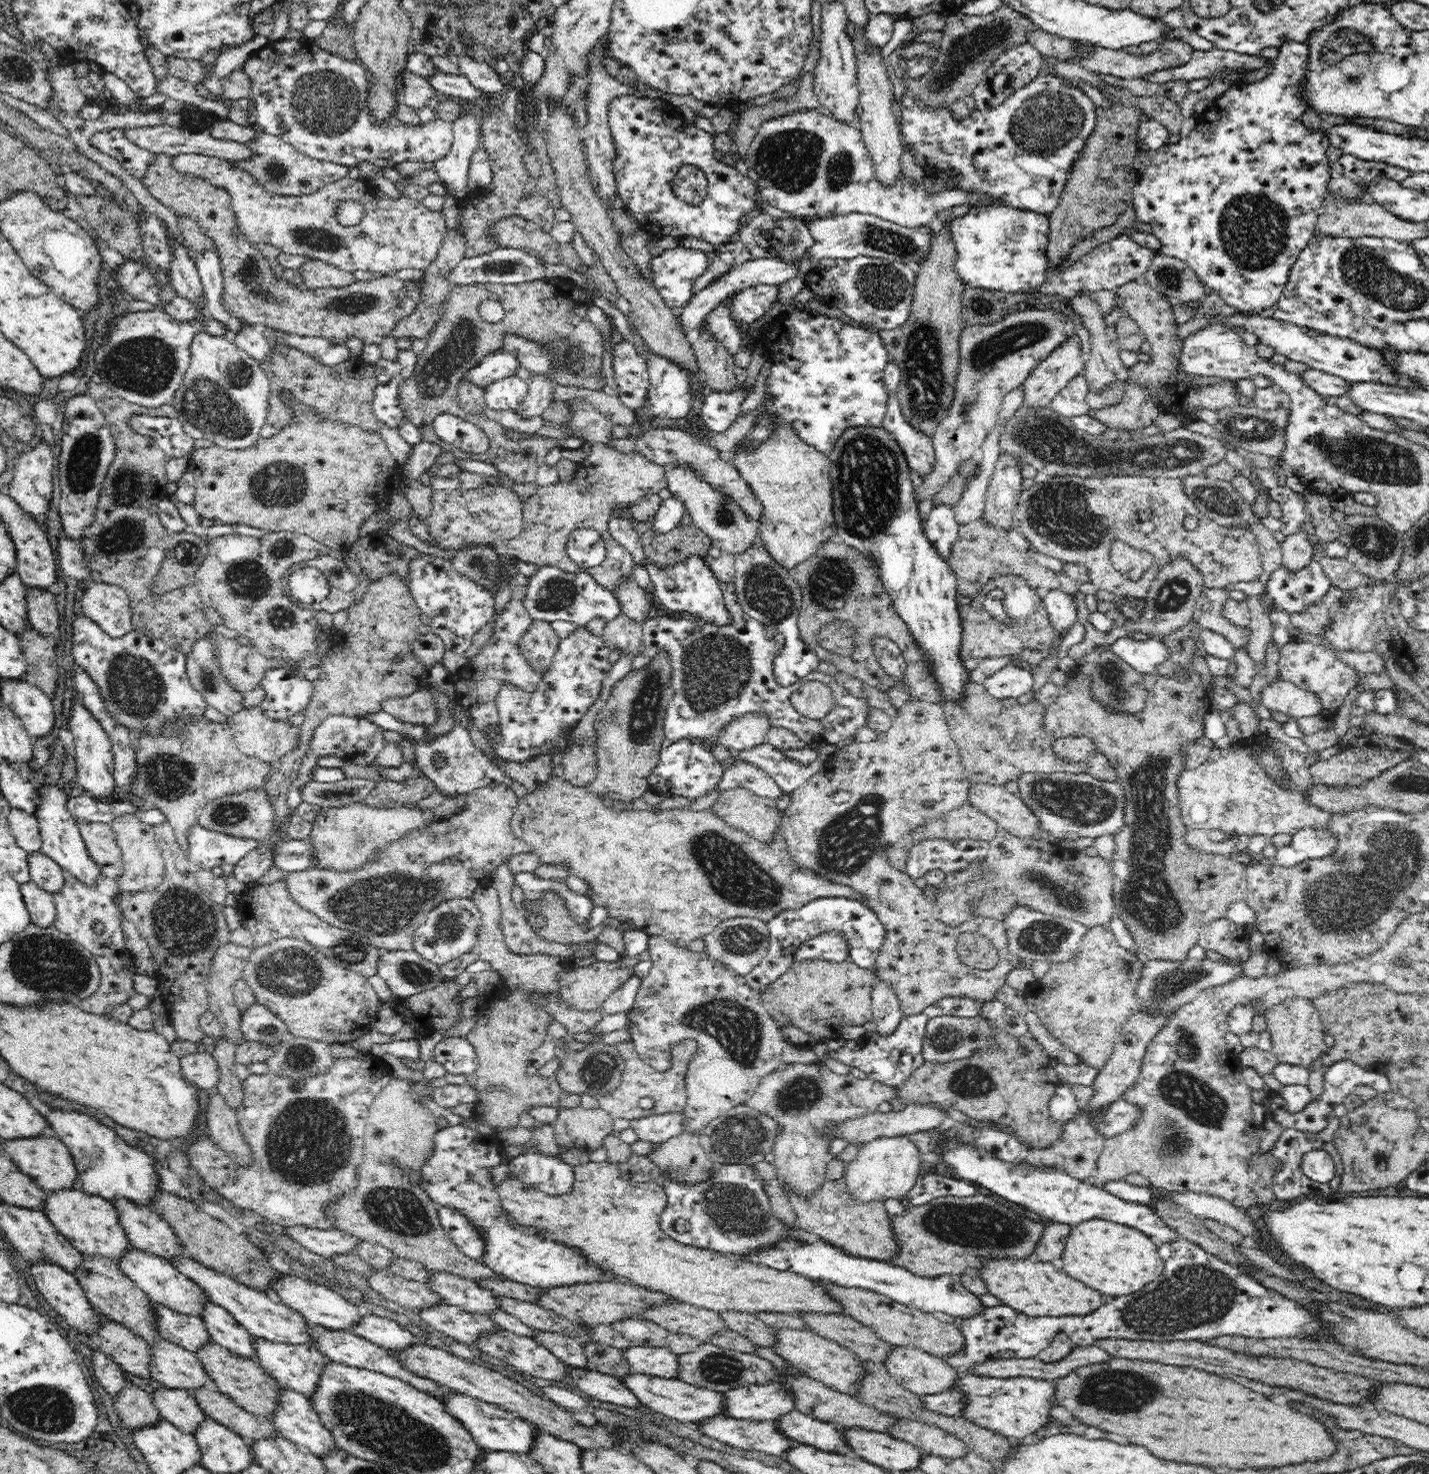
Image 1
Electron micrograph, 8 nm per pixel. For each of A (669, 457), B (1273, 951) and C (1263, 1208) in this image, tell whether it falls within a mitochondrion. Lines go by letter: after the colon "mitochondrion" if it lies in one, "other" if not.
A: other
B: other
C: other

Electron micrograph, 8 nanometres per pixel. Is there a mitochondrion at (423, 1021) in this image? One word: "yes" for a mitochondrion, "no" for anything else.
no

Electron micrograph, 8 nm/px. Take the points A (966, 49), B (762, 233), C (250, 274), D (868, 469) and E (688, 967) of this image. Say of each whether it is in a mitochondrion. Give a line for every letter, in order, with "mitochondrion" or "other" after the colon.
A: mitochondrion
B: mitochondrion
C: mitochondrion
D: mitochondrion
E: other

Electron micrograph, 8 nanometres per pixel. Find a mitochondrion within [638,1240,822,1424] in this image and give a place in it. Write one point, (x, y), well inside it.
(718, 1367)

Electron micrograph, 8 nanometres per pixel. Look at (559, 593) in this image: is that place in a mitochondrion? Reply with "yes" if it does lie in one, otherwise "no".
yes

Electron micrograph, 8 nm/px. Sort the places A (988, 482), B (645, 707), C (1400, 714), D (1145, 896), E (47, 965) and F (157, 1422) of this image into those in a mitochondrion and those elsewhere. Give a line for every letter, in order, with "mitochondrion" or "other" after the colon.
A: other
B: mitochondrion
C: other
D: mitochondrion
E: mitochondrion
F: other

